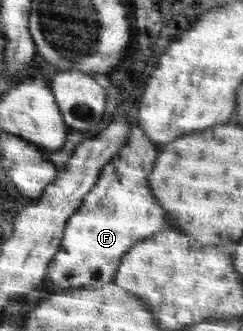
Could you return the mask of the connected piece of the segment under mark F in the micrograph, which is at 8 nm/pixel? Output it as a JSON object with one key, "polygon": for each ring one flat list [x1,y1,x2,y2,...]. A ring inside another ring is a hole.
{"polygon":[[134,128,134,134,130,136,130,141,126,144,122,156,118,153,118,158,114,157,114,162,110,162,110,166,106,165,106,169,100,170,101,176,97,184,90,189,83,204,69,218,68,225,65,226,61,250,49,266,50,280,60,290,68,291,83,286,108,284,118,273,122,258,134,245,168,228,166,218,164,218,166,214,162,210,165,207,157,202,156,195,150,196,153,193,148,188,150,177,148,174,157,160,157,146,144,130,140,132,138,128]]}

